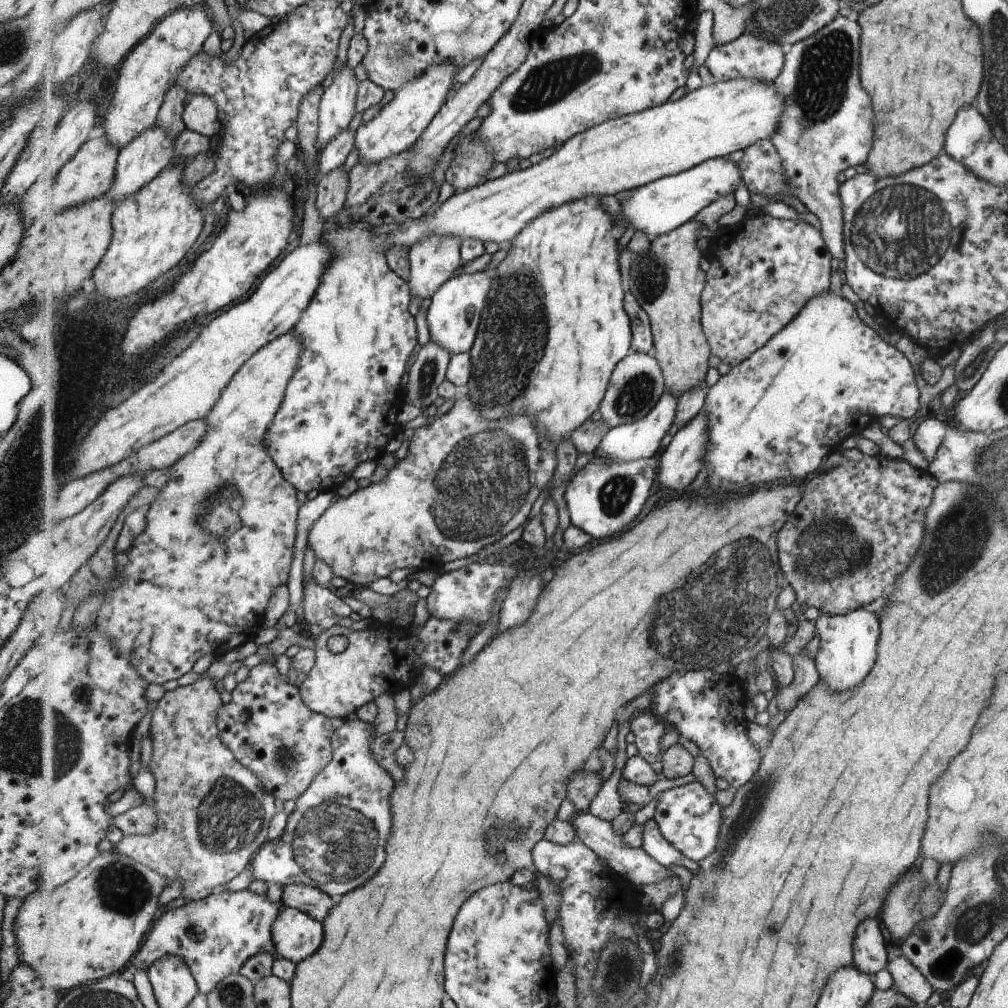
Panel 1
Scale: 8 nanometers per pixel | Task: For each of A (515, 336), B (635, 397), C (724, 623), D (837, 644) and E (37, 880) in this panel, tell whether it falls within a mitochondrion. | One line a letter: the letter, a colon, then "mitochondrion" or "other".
A: mitochondrion
B: mitochondrion
C: mitochondrion
D: other
E: other

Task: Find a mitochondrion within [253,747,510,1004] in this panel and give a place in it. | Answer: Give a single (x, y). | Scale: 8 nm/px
(335, 840)

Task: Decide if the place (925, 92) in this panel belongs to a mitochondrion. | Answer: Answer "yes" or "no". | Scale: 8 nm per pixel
no

